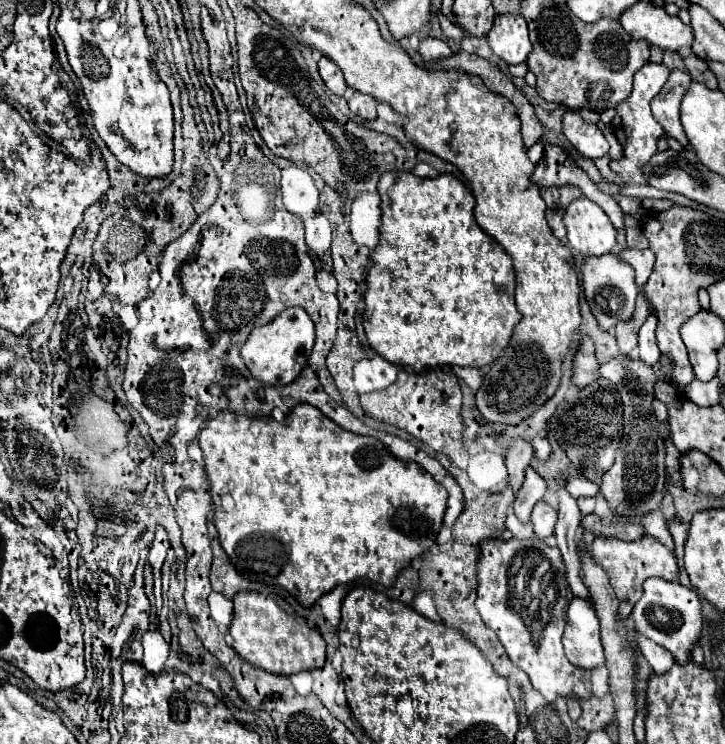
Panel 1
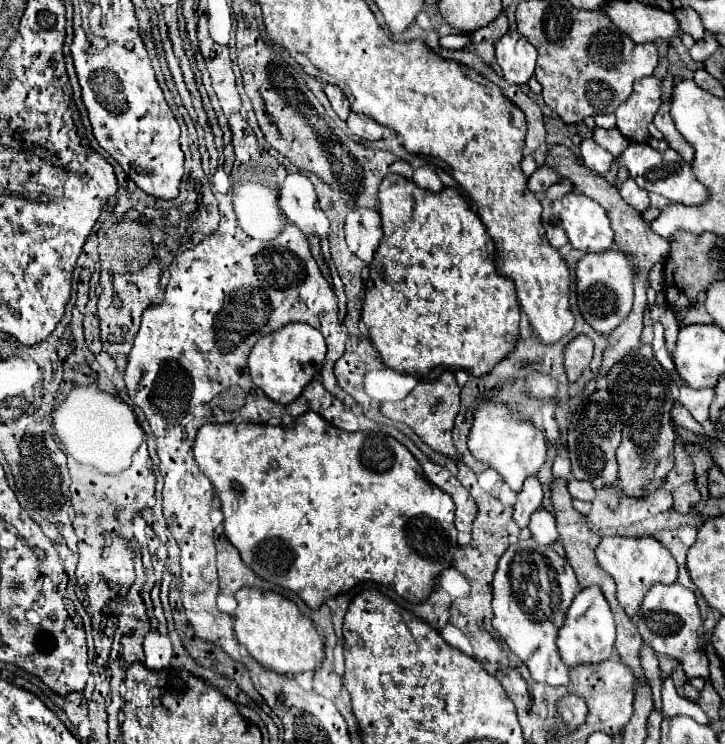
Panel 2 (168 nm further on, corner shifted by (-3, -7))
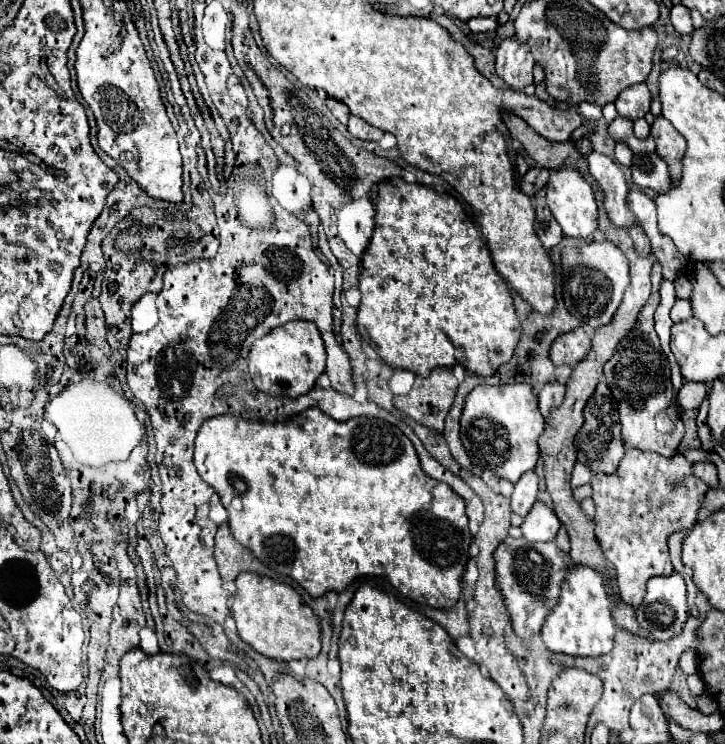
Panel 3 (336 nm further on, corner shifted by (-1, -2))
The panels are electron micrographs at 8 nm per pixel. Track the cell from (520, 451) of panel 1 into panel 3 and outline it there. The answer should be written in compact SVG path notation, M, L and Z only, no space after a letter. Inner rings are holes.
M527 383L515 385L477 385L465 401L461 415L461 441L479 469L517 483L525 471L531 471L539 459L537 439L545 429L545 419L537 409L537 397Z

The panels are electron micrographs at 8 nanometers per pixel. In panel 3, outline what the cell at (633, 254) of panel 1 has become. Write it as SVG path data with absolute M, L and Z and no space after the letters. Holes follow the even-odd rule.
M655 263L651 271L652 293L647 305L639 313L637 325L619 343L615 355L605 363L605 381L619 403L621 419L621 439L625 449L639 449L659 453L663 457L673 457L677 445L685 435L685 427L679 411L675 409L675 389L671 385L671 371L667 357L659 347L659 337L653 329L653 313L659 303L659 283L661 269Z

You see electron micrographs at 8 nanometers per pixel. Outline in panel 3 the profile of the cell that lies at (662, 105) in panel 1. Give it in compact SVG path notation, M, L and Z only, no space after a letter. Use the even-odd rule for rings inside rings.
M655 117L653 125L651 125L651 135L657 143L657 153L667 161L669 169L671 169L671 177L675 181L675 185L681 179L681 167L683 167L683 153L687 143L683 141L683 137L679 137L679 133L675 133L673 125L665 119L665 117Z

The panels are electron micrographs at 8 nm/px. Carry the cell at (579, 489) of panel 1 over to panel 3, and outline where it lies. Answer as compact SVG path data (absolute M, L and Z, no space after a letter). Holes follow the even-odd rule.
M577 463L577 465L573 467L573 473L571 473L571 485L573 485L573 487L587 485L587 483L591 481L591 477L593 477L593 473L591 473L585 465Z

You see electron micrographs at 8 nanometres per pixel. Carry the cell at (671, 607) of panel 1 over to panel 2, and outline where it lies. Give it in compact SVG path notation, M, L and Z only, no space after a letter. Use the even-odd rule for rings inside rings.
M679 582L673 584L653 584L651 590L645 594L645 600L639 608L637 628L641 638L657 652L671 658L677 658L683 664L687 678L703 678L709 682L709 660L705 652L699 648L699 630L701 618L699 608L695 602L693 590L681 586Z

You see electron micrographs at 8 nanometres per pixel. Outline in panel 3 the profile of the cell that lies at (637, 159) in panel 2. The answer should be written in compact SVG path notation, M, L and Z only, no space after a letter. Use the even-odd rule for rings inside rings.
M635 153L631 177L641 189L653 189L657 193L667 193L673 189L669 165L665 165L657 153Z

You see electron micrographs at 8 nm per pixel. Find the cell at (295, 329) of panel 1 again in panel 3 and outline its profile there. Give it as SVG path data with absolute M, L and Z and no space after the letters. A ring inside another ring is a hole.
M289 321L257 339L249 351L249 375L259 391L275 397L299 397L307 393L325 371L323 339L309 321Z

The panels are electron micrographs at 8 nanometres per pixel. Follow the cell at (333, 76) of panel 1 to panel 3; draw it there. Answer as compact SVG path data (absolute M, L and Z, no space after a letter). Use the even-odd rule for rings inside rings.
M327 97L327 107L329 107L329 111L331 111L343 125L347 125L349 115L351 115L351 111L347 109L347 105L343 105L341 101L335 101L333 97Z

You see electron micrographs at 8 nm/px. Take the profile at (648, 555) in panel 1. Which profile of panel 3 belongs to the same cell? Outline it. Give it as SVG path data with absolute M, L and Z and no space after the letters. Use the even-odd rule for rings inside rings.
M629 449L617 471L611 475L593 475L591 487L597 505L595 537L605 557L617 569L623 603L639 607L645 597L645 583L655 575L673 573L667 537L695 523L707 485L693 475L693 463L681 453L661 457L657 453Z

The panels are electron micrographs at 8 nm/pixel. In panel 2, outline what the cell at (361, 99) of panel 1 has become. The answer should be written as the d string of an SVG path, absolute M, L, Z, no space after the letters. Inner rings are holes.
M351 112L347 118L347 126L361 140L381 140L383 138L383 126L373 122L373 118L365 118L363 114Z

